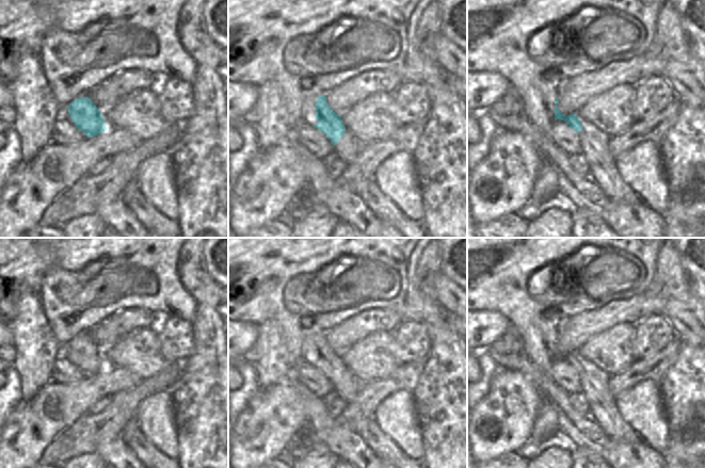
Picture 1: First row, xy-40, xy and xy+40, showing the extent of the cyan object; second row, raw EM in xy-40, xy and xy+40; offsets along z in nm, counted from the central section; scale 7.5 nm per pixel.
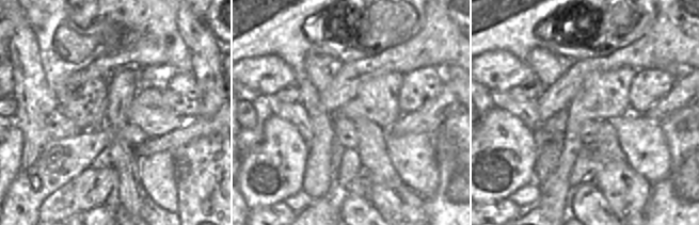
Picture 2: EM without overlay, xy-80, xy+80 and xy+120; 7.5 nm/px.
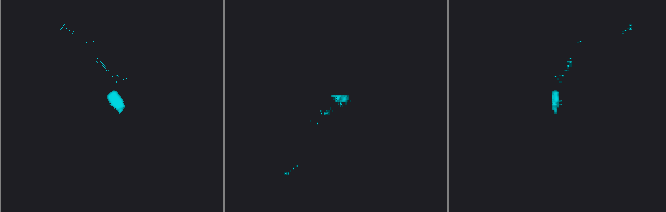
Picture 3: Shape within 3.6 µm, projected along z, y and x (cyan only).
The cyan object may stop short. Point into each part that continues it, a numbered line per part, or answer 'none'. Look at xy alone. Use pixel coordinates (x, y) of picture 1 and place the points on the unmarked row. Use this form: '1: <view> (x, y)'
1: xy (350, 384).

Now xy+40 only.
1: xy+40 (595, 382).

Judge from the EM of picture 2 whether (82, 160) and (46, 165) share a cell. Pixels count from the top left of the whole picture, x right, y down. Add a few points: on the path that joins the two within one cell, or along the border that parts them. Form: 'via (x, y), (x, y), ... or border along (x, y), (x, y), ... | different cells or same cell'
via (74, 160), (62, 160), (54, 165) | same cell

